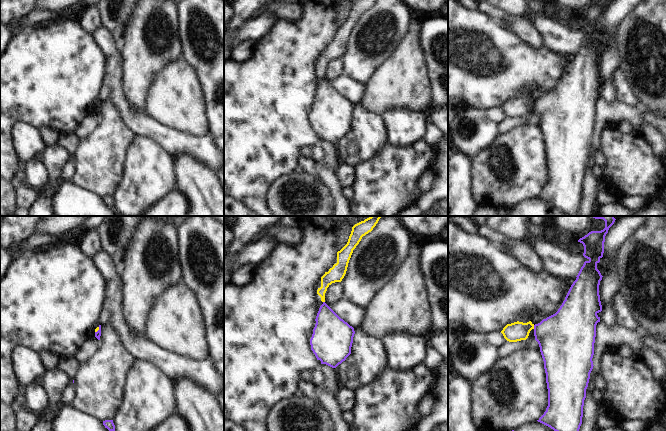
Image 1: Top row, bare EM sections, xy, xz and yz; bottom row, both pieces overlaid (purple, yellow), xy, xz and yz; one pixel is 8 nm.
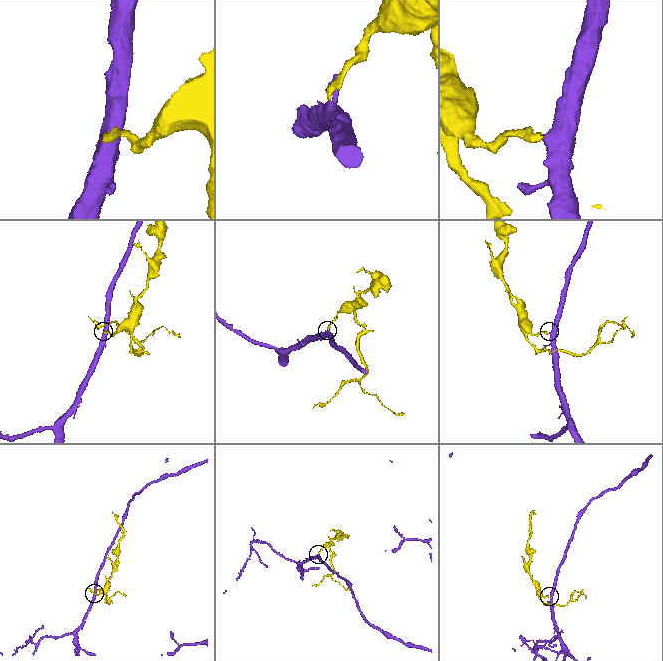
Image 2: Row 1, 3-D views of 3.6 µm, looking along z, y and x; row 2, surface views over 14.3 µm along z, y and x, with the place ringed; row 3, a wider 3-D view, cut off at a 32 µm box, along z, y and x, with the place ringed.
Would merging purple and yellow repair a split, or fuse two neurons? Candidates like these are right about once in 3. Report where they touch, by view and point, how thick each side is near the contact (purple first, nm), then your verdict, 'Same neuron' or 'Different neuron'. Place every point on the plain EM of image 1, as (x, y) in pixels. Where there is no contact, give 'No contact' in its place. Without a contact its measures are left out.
Touches purple at yz (534, 103). Thickness 420 nm (purple) against 160 nm. Different neuron.

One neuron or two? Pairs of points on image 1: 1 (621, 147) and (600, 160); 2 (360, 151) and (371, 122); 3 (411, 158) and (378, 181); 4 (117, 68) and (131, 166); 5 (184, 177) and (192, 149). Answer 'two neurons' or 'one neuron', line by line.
1: two neurons
2: one neuron
3: one neuron
4: two neurons
5: two neurons

